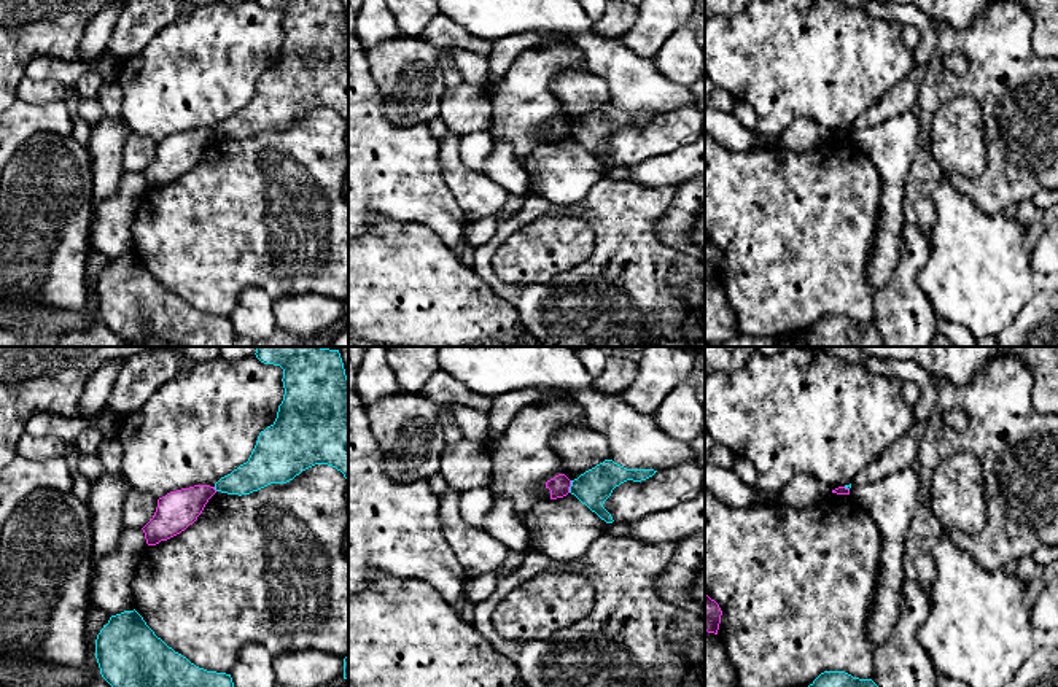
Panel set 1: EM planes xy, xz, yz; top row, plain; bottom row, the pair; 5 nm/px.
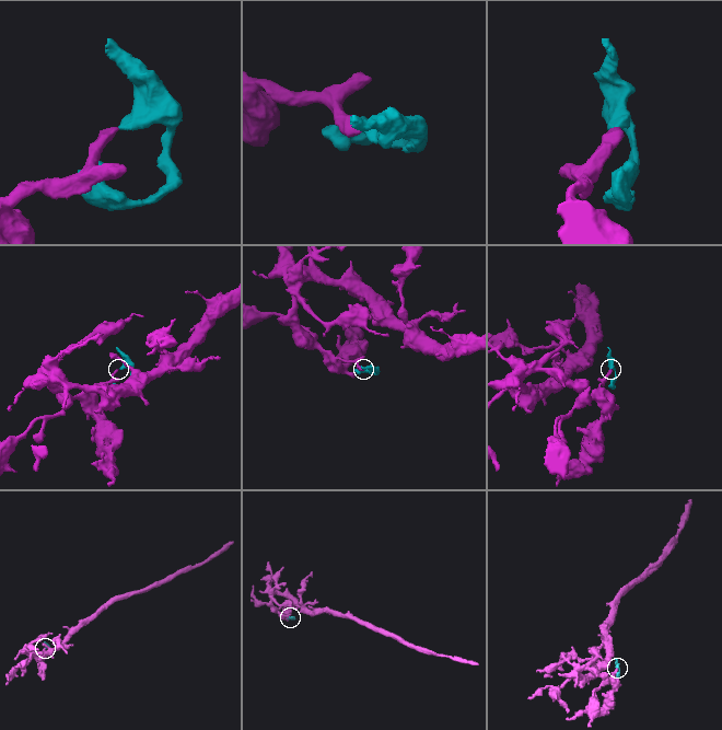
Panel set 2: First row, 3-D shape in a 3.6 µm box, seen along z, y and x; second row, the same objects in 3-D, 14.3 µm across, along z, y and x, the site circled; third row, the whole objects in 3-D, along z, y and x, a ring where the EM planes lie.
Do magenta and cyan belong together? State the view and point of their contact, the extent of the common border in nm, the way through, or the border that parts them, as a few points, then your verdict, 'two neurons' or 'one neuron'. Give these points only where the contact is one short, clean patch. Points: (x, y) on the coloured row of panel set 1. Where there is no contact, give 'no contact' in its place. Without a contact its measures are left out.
contact xz (570, 485); length 70 nm; border xz (571, 481), (568, 492); two neurons

